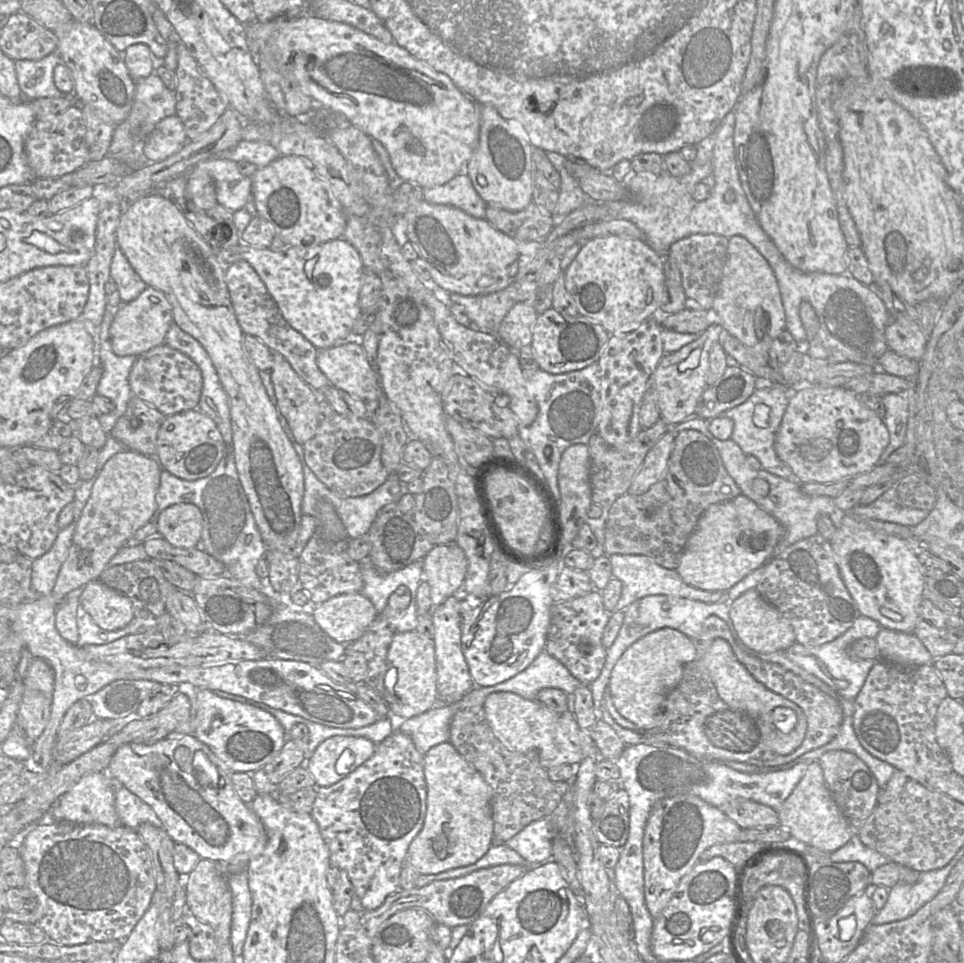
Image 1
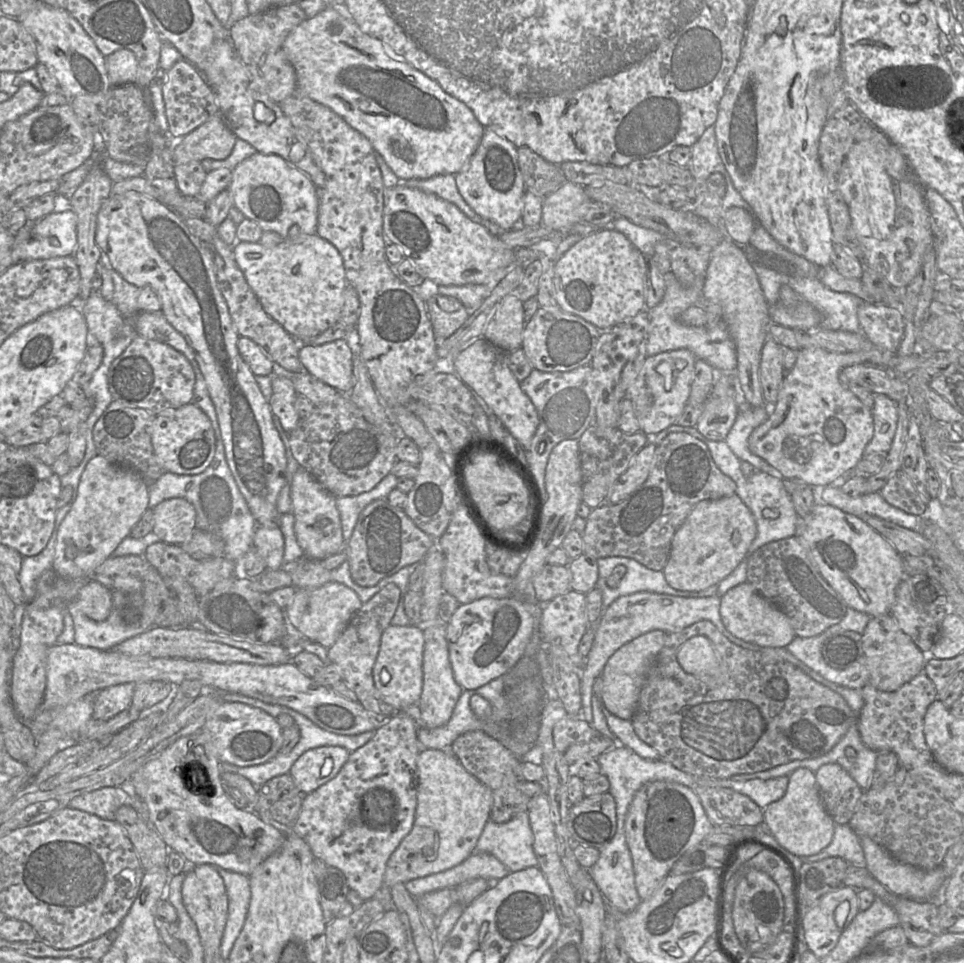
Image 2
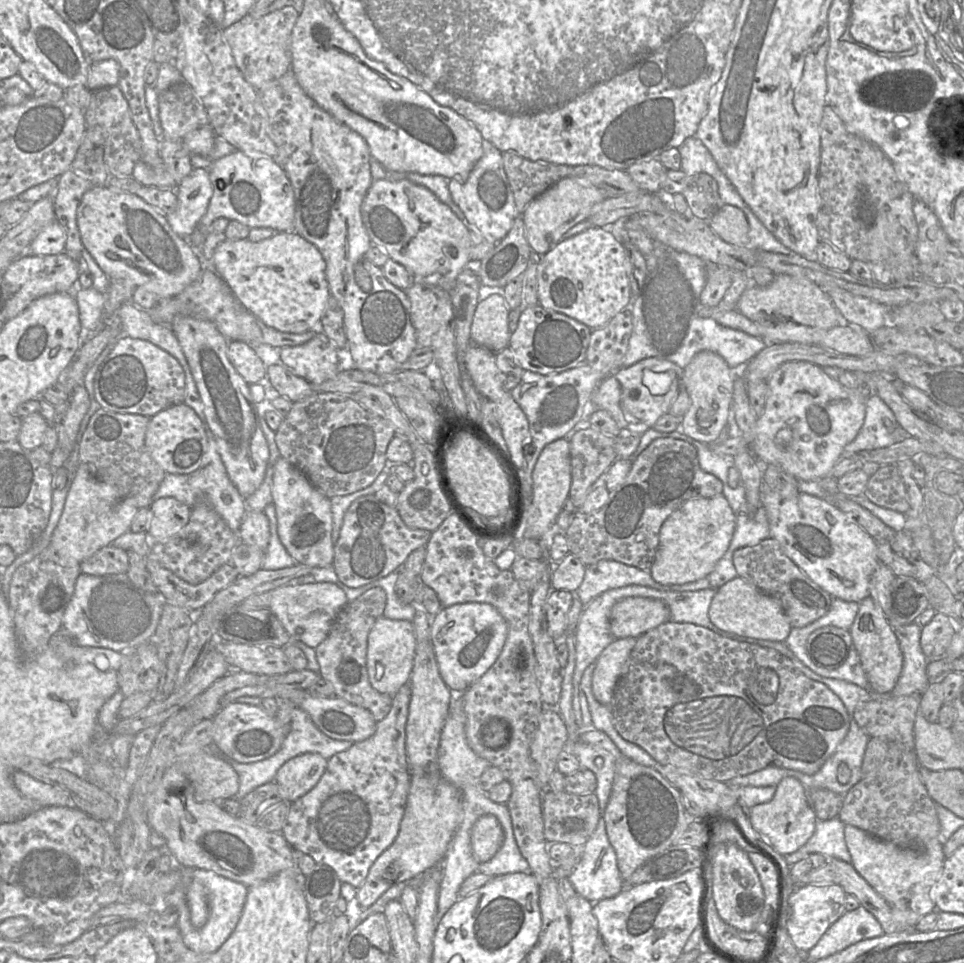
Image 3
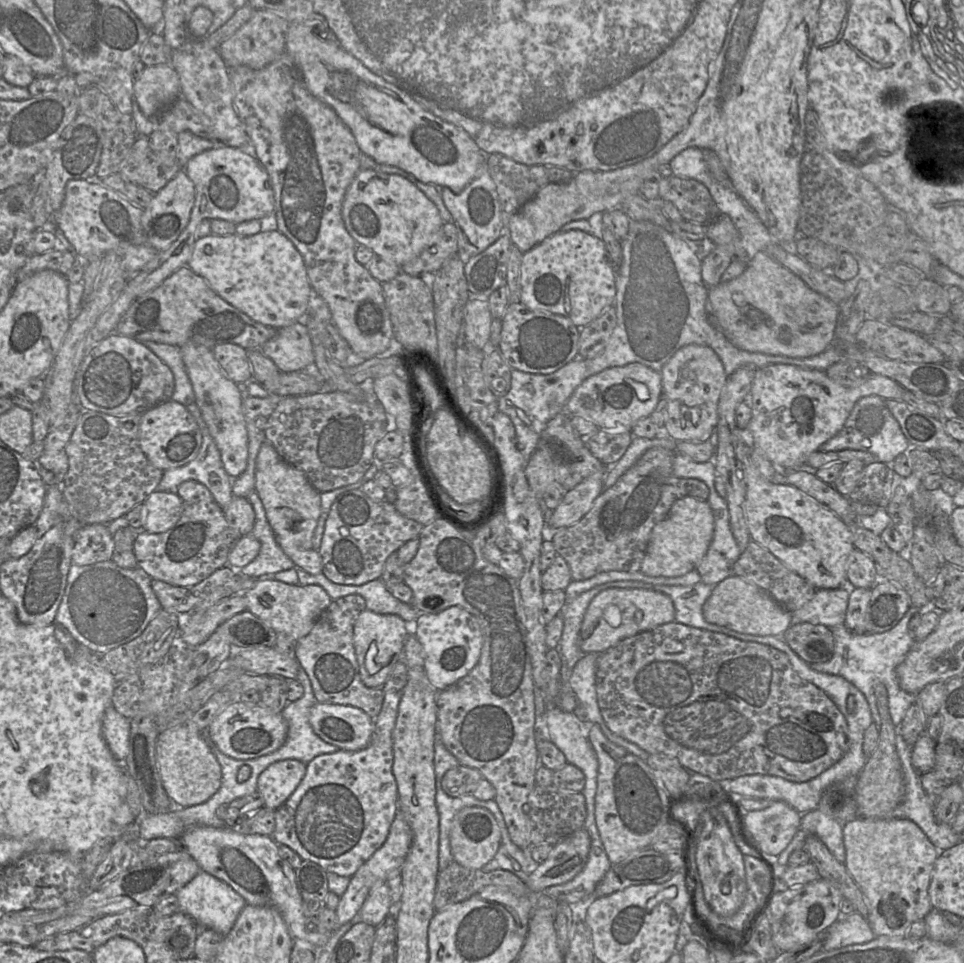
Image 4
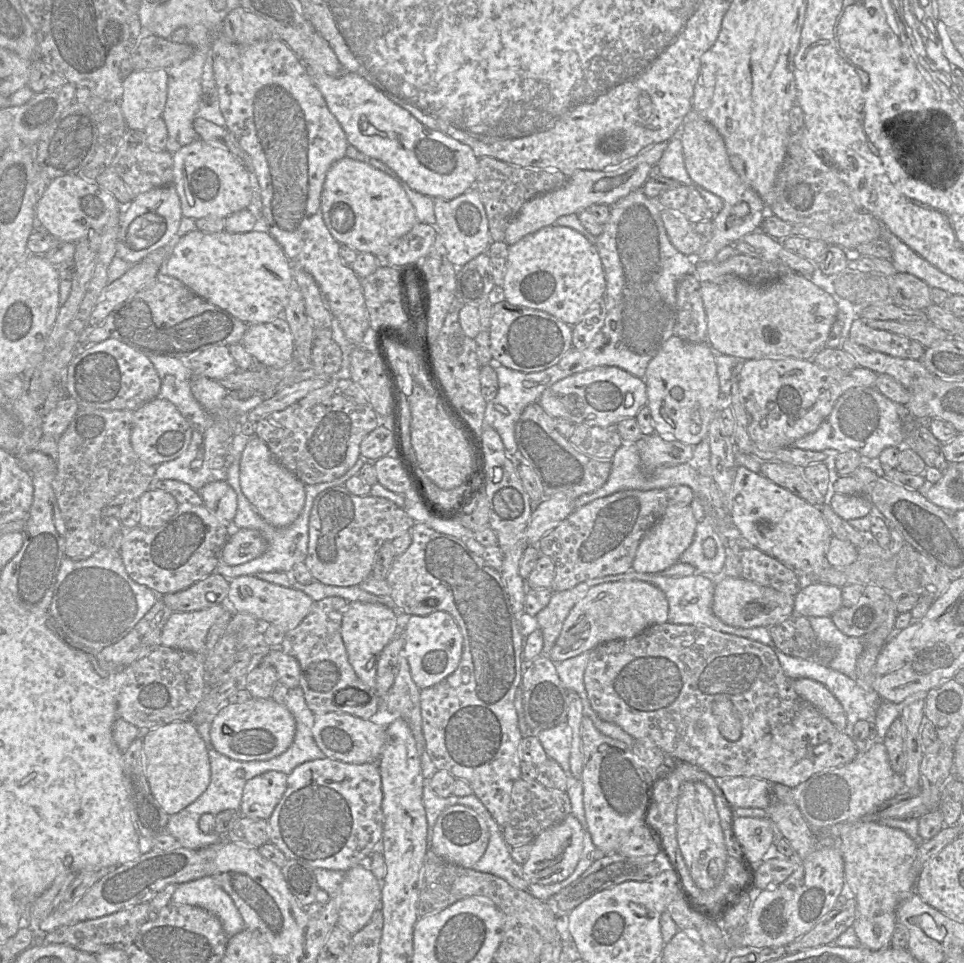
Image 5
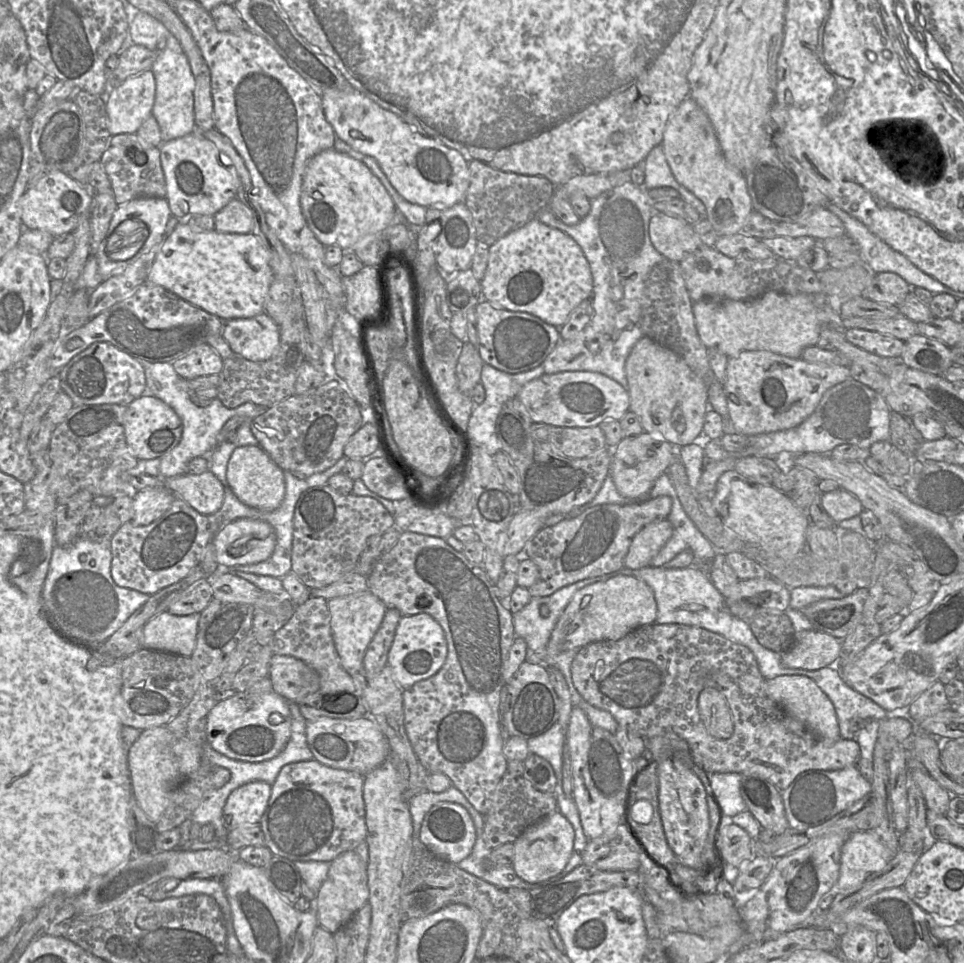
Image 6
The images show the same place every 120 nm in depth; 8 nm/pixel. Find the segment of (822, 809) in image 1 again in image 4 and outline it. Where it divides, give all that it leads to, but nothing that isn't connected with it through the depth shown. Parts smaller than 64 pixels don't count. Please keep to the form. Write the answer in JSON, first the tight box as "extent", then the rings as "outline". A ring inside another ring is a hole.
{"extent":[742,801,801,856],"outline":[[[772,801],[765,809],[742,813],[744,833],[762,856],[777,856],[784,851],[801,824],[801,814],[782,801]]]}

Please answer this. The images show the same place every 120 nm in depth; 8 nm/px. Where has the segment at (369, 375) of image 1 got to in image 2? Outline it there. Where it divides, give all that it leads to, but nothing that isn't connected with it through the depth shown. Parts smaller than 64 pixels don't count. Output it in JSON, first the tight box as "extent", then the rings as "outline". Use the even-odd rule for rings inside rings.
{"extent":[299,339,353,394],"outline":[[[344,339],[334,340],[321,345],[302,344],[299,360],[306,372],[341,393],[349,394],[353,386],[352,351]]]}

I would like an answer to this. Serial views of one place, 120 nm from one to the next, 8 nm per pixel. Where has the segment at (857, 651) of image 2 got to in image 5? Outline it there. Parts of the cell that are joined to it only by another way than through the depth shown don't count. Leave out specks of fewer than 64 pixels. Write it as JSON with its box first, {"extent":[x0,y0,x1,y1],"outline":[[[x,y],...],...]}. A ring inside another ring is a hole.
{"extent":[767,614,819,659],"outline":[[[792,614],[767,630],[775,647],[784,654],[802,659],[814,658],[819,641],[808,618]]]}

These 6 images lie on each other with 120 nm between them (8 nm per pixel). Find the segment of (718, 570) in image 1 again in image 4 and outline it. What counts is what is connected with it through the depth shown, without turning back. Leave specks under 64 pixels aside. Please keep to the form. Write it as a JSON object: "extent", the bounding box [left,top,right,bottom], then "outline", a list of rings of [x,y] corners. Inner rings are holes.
{"extent":[640,497,715,577],"outline":[[[684,497],[673,503],[668,515],[653,528],[640,572],[651,577],[679,577],[695,570],[714,534],[715,517],[707,501]]]}

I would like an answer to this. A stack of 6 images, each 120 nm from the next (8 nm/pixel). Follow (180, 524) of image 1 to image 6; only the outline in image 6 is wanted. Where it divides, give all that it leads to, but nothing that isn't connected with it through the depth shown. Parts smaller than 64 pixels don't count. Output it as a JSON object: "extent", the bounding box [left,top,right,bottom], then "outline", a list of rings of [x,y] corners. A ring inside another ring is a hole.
{"extent":[133,487,175,525],"outline":[[[148,487],[133,497],[134,525],[149,525],[159,519],[171,506],[175,496],[165,487]]]}

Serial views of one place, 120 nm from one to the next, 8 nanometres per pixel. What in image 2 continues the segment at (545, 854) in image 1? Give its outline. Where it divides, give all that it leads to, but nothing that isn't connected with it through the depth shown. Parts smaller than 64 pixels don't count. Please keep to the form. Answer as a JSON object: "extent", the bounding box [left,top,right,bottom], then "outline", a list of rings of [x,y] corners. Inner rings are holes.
{"extent":[474,812,538,872],"outline":[[[521,812],[501,824],[489,819],[474,852],[491,854],[510,872],[517,872],[538,865],[533,842],[528,813]]]}

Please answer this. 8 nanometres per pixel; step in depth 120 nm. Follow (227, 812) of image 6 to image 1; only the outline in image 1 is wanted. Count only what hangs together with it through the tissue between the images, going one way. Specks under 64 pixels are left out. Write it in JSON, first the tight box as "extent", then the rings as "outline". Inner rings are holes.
{"extent":[304,736,375,787],"outline":[[[335,736],[319,744],[304,765],[313,775],[317,787],[327,787],[339,782],[367,761],[375,748],[375,743],[363,737]]]}

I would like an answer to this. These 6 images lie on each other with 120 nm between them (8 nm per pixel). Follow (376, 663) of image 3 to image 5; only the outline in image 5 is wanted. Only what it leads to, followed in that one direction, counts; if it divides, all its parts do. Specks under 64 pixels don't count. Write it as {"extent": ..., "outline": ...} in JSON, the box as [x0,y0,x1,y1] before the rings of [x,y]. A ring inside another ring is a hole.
{"extent":[341,602,400,687],"outline":[[[349,602],[343,615],[341,636],[354,672],[362,675],[369,687],[376,687],[376,660],[387,644],[400,631],[399,613],[378,603]]]}

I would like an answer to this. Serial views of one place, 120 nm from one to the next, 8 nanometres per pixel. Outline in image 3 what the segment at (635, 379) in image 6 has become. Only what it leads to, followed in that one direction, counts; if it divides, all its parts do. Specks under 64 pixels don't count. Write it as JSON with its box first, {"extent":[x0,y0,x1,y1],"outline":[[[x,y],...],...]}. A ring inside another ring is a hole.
{"extent":[680,350,736,444],"outline":[[[702,350],[694,355],[689,364],[683,368],[681,387],[690,397],[690,407],[683,415],[680,429],[687,436],[706,444],[715,442],[722,429],[728,424],[729,410],[732,405],[736,373],[716,352]]]}

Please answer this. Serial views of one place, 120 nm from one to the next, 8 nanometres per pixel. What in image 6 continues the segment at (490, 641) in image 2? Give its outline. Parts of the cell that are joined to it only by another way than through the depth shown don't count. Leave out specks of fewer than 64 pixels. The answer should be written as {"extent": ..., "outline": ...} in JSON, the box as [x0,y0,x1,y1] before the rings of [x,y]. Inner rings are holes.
{"extent":[388,614,447,689],"outline":[[[428,614],[401,616],[388,653],[388,665],[401,689],[409,689],[415,683],[435,675],[445,663],[447,642],[438,622]]]}

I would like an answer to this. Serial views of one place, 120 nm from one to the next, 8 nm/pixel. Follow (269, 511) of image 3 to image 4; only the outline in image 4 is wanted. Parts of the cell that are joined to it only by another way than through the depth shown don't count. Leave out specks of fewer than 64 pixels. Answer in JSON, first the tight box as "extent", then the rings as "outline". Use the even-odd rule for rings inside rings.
{"extent":[238,491,295,578],"outline":[[[256,491],[247,496],[255,512],[254,527],[250,535],[256,538],[261,549],[258,556],[238,573],[249,578],[270,578],[272,575],[295,567],[294,562],[276,542],[275,535],[266,518],[263,503]]]}

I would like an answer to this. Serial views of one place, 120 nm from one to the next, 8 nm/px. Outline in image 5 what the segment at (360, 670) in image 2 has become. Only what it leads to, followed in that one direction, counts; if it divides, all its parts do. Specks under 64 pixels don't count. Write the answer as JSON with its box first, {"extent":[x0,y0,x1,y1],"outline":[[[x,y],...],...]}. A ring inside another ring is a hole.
{"extent":[279,597,380,719],"outline":[[[340,597],[314,601],[301,623],[285,633],[279,648],[298,660],[300,686],[306,703],[314,714],[339,712],[369,719],[380,709],[380,698],[375,688],[360,680],[349,663],[341,636],[342,619],[348,603]]]}

